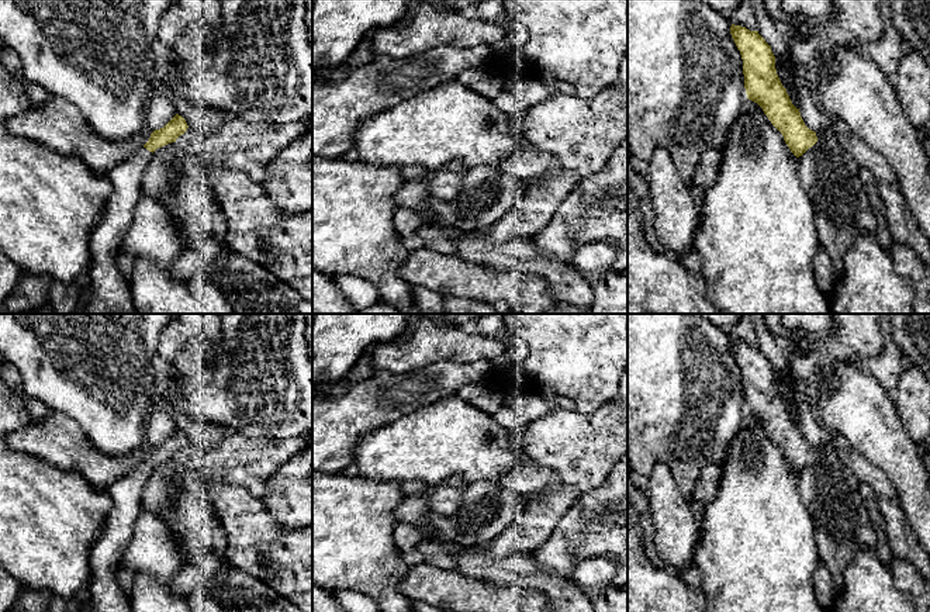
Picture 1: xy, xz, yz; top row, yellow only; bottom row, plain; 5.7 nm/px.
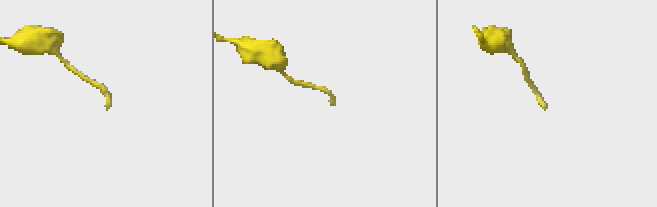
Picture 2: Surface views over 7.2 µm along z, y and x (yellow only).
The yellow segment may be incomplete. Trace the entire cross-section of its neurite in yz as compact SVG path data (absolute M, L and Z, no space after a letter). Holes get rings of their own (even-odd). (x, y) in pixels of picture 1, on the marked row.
M730 27L732 38L743 59L744 89L747 98L757 103L771 124L782 134L791 152L799 158L817 142L816 132L809 129L786 89L782 86L771 46L758 34L746 27Z

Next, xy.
M176 114L163 128L155 129L142 148L106 174L113 193L89 241L91 291L83 314L138 314L131 283L118 267L118 256L134 222L134 211L142 194L142 176L153 152L176 142L187 128L186 120Z

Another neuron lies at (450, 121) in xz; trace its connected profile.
M447 80L398 106L363 120L356 131L359 160L381 166L421 166L438 170L457 160L466 170L497 165L515 152L511 124L494 100L480 96L464 83Z

